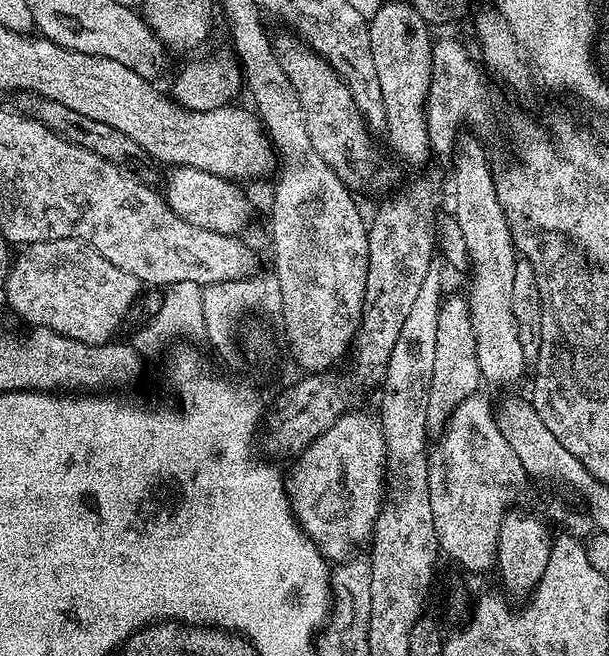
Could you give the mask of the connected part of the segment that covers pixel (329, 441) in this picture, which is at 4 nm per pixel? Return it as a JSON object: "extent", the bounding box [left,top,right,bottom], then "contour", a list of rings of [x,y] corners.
{"extent":[286,410,388,562],"contour":[[[349,410],[340,416],[336,422],[328,430],[326,430],[317,440],[310,442],[308,448],[299,453],[295,457],[296,465],[292,468],[292,477],[286,480],[286,487],[290,497],[290,511],[296,515],[296,523],[304,529],[304,534],[309,536],[318,547],[320,553],[323,554],[325,560],[329,562],[343,562],[353,555],[352,552],[359,544],[367,545],[376,531],[376,519],[378,519],[380,510],[386,499],[386,465],[388,462],[388,451],[386,450],[386,442],[384,441],[384,431],[380,425],[379,415],[368,412],[355,412]]]}

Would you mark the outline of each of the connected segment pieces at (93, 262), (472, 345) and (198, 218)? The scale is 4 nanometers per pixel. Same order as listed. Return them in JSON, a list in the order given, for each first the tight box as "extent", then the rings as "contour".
[{"extent":[2,240,142,344],"contour":[[[51,240],[29,244],[20,257],[11,261],[8,277],[2,286],[2,292],[8,304],[24,320],[38,328],[49,328],[66,338],[74,338],[87,344],[107,344],[113,339],[116,327],[124,320],[124,315],[132,308],[136,295],[142,291],[142,285],[134,274],[118,270],[114,262],[106,262],[98,250],[80,240]]]},{"extent":[427,295,482,432],"contour":[[[449,295],[441,301],[438,316],[437,341],[434,350],[434,369],[428,387],[427,424],[434,432],[441,431],[452,416],[453,410],[465,400],[475,395],[482,384],[477,360],[477,342],[473,334],[473,322],[469,314],[467,299]]]},{"extent":[162,167,248,236],"contour":[[[173,167],[169,172],[172,173],[168,176],[168,185],[162,188],[162,195],[178,218],[190,222],[190,226],[214,230],[214,234],[234,236],[243,233],[248,224],[248,196],[240,190],[239,183],[218,174],[206,174],[206,170]]]}]

